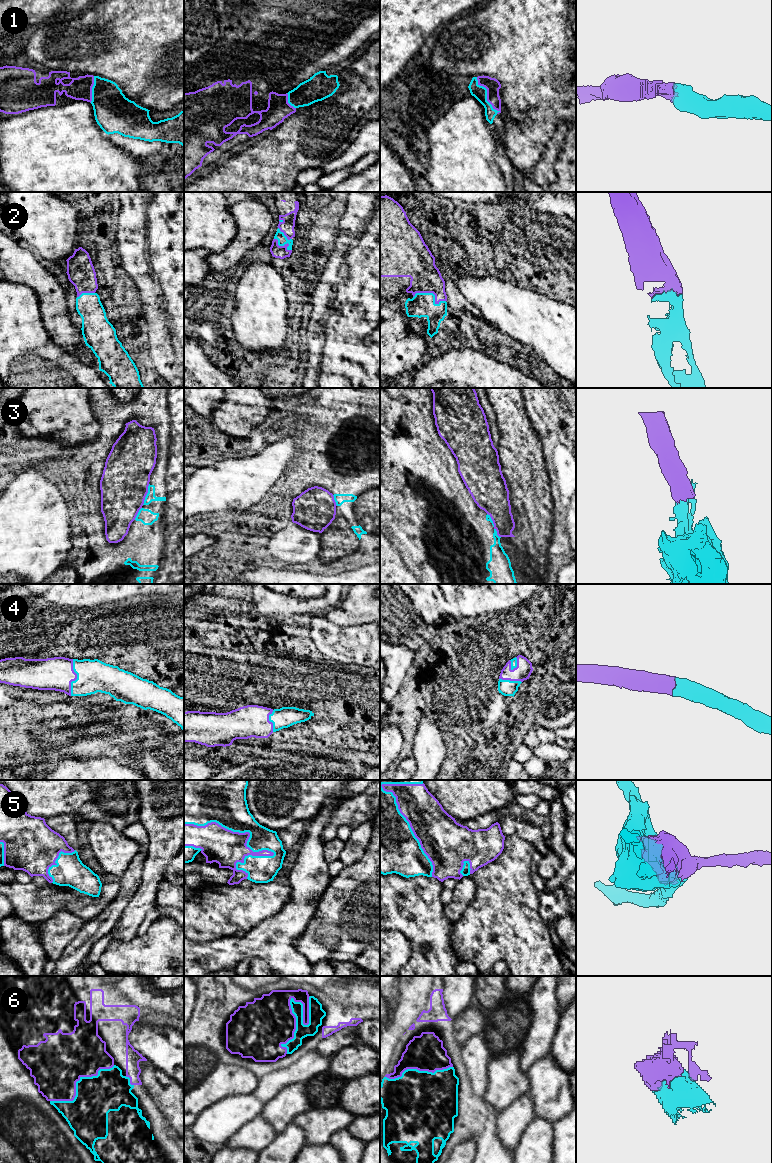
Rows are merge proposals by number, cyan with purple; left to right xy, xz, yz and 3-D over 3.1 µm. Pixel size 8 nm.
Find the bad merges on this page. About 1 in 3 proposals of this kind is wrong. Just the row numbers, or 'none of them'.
3

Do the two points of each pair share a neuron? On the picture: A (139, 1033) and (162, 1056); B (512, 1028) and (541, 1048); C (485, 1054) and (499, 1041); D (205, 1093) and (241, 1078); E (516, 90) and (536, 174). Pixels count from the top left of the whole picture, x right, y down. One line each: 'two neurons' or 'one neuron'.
A: one neuron
B: two neurons
C: two neurons
D: one neuron
E: two neurons

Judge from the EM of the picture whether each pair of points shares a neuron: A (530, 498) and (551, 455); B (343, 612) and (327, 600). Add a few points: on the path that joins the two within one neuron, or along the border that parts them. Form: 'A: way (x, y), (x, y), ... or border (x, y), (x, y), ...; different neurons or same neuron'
A: border (542, 445), (550, 488); different neurons
B: border (344, 594), (337, 606), (326, 610), (321, 615); different neurons

